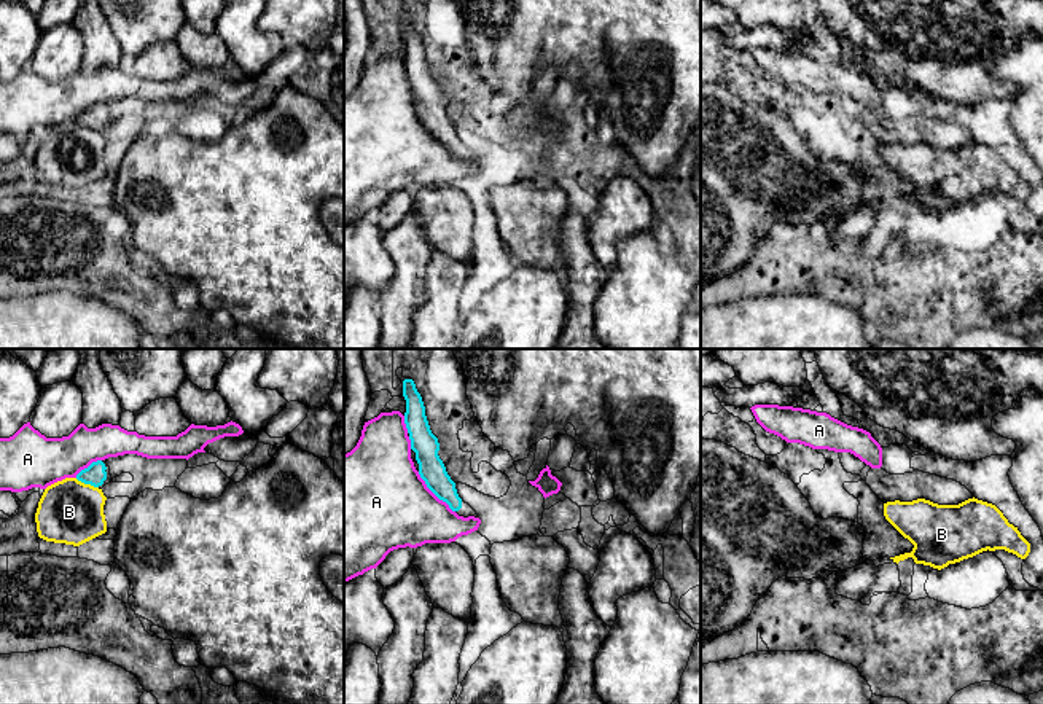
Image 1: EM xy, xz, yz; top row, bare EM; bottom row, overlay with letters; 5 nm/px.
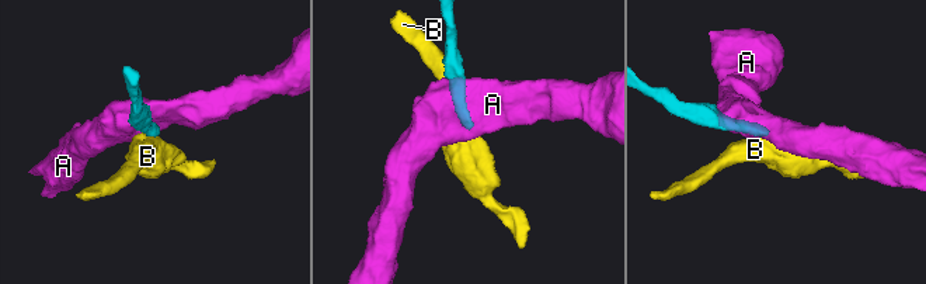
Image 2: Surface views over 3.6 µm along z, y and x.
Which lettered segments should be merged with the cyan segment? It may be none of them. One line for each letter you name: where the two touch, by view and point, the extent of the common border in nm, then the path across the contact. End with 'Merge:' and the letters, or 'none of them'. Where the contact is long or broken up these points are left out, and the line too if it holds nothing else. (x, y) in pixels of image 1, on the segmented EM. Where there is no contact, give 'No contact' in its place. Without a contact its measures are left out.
Merge: none of them

